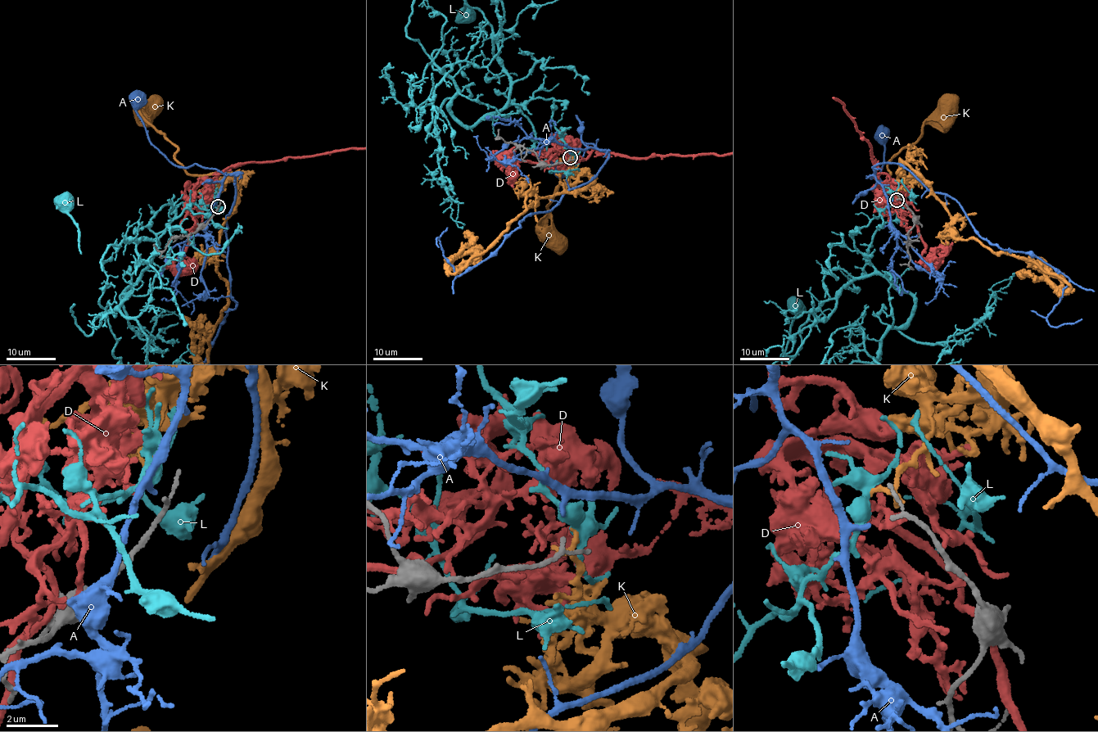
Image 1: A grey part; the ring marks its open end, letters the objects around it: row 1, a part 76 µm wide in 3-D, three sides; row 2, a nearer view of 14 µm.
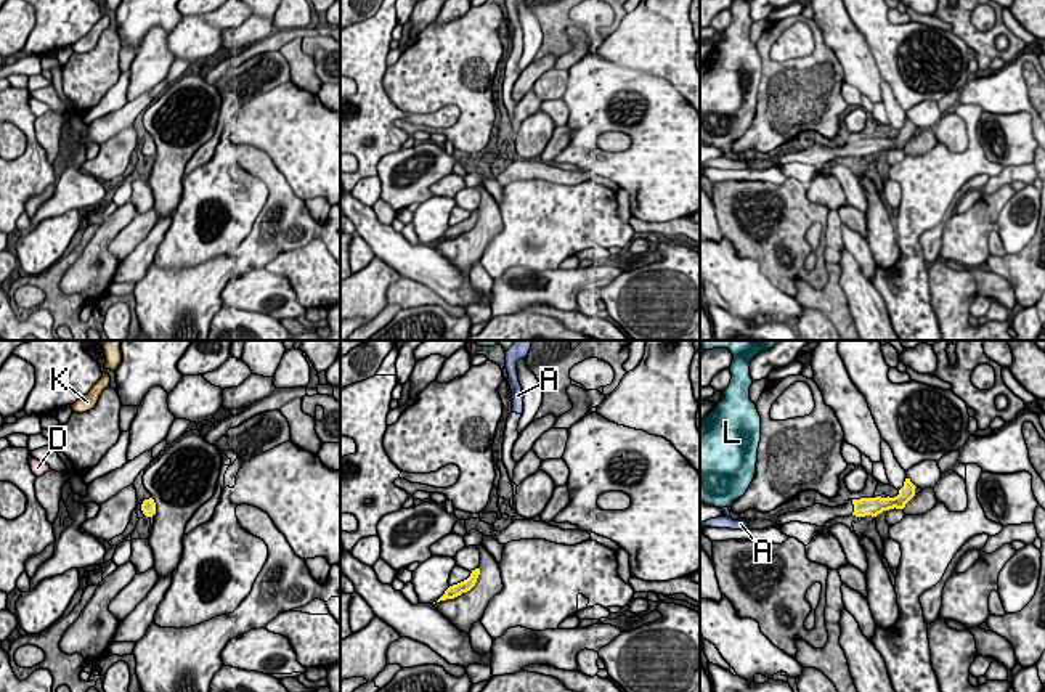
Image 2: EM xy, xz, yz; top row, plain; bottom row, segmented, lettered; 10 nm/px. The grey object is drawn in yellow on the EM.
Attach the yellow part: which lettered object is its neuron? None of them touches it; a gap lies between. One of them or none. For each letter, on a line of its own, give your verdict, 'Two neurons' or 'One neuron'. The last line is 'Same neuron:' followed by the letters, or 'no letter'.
A: One neuron
D: Two neurons
K: Two neurons
L: Two neurons
Same neuron: A

